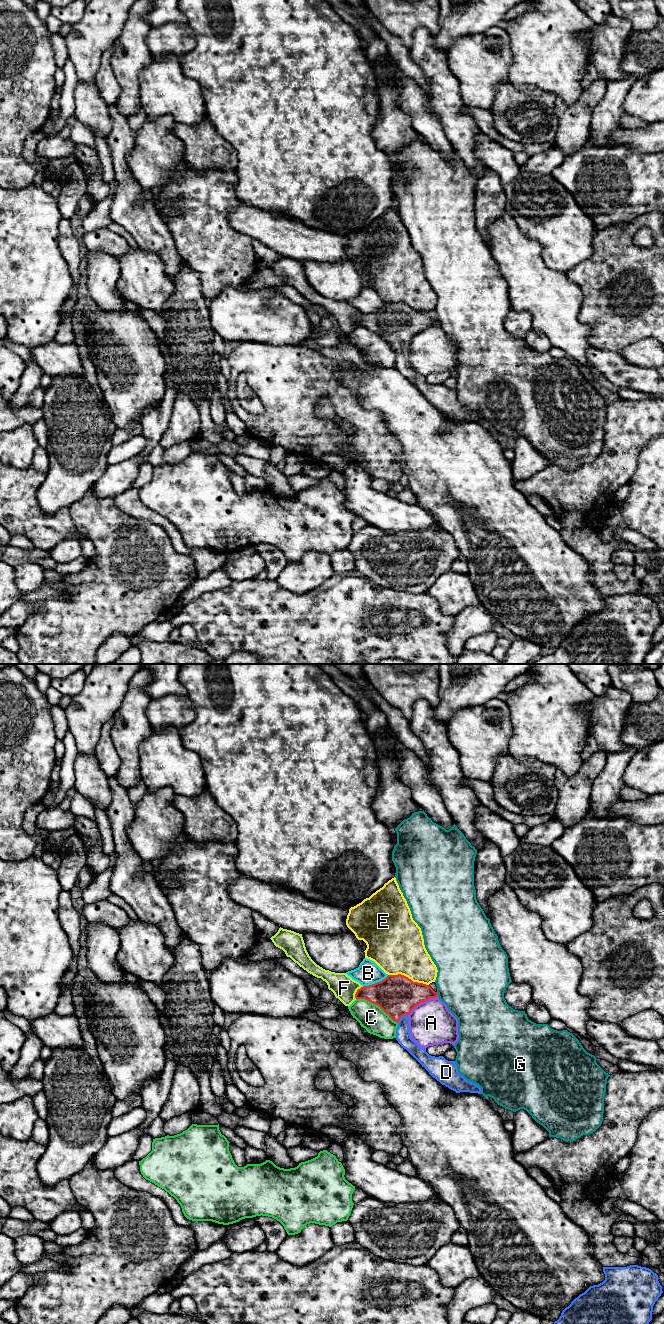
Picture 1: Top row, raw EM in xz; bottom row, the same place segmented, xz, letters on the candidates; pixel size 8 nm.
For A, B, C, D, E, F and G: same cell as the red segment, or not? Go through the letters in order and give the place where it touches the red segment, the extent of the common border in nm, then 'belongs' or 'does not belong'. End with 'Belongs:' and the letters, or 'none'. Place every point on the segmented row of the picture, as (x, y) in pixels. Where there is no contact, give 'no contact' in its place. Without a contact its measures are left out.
A: xz (422, 1002) | 280 nm | does not belong
B: xz (375, 983) | 220 nm | does not belong
C: xz (377, 1005) | 400 nm | does not belong
D: xz (402, 1015) | 120 nm | belongs
E: xz (407, 977) | 340 nm | does not belong
F: xz (357, 991) | 120 nm | does not belong
G: xz (437, 994) | 40 nm | does not belong
Belongs: D

